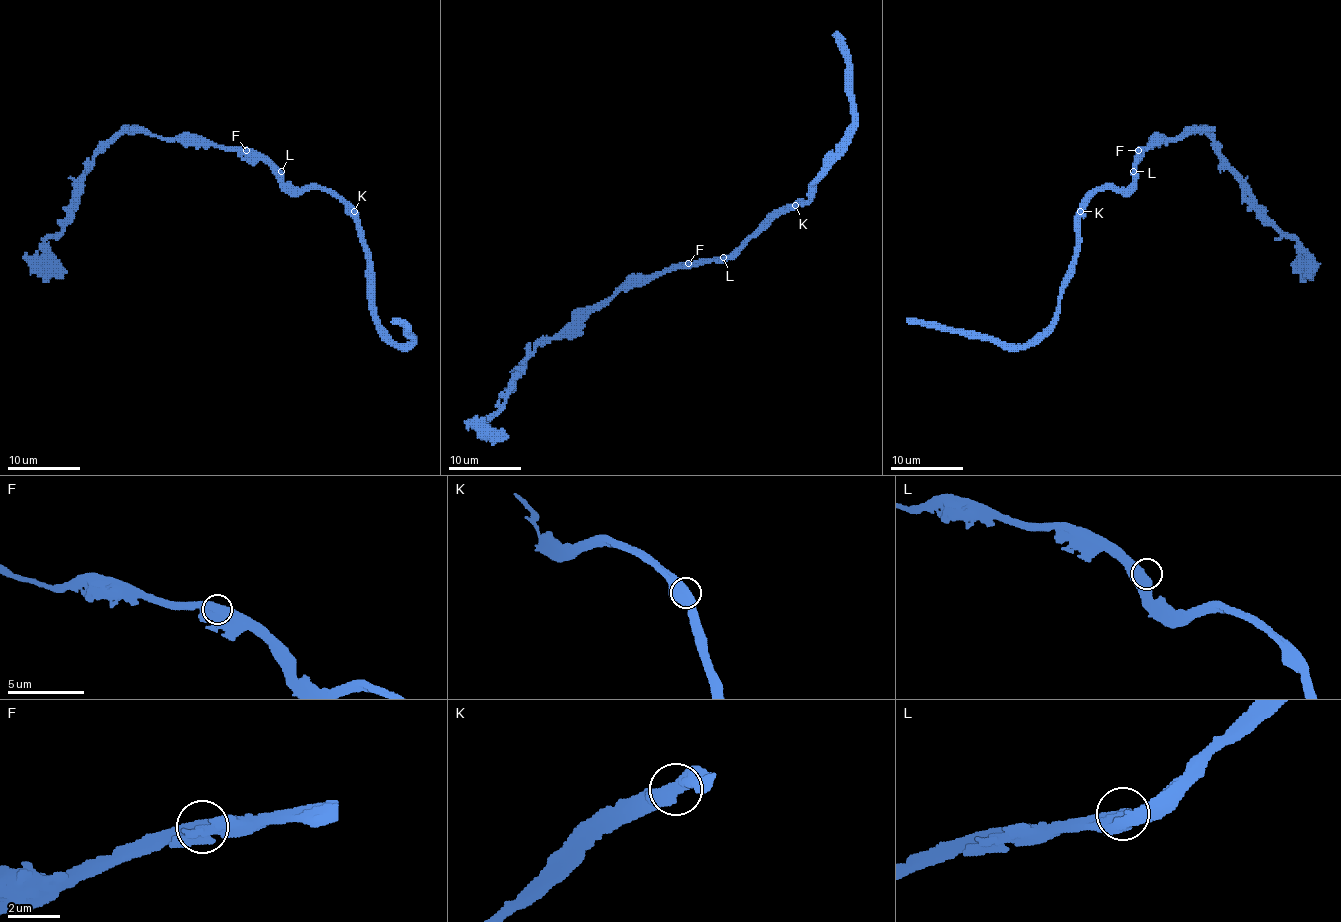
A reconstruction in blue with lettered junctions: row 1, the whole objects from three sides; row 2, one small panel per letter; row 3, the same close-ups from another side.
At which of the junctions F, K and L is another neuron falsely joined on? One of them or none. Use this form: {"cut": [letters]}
{"cut": []}

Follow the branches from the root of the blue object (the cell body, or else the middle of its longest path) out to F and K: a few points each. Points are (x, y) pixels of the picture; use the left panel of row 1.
F: (276, 174), (267, 163), (247, 151)
K: (276, 174), (296, 189), (327, 189), (354, 211)

